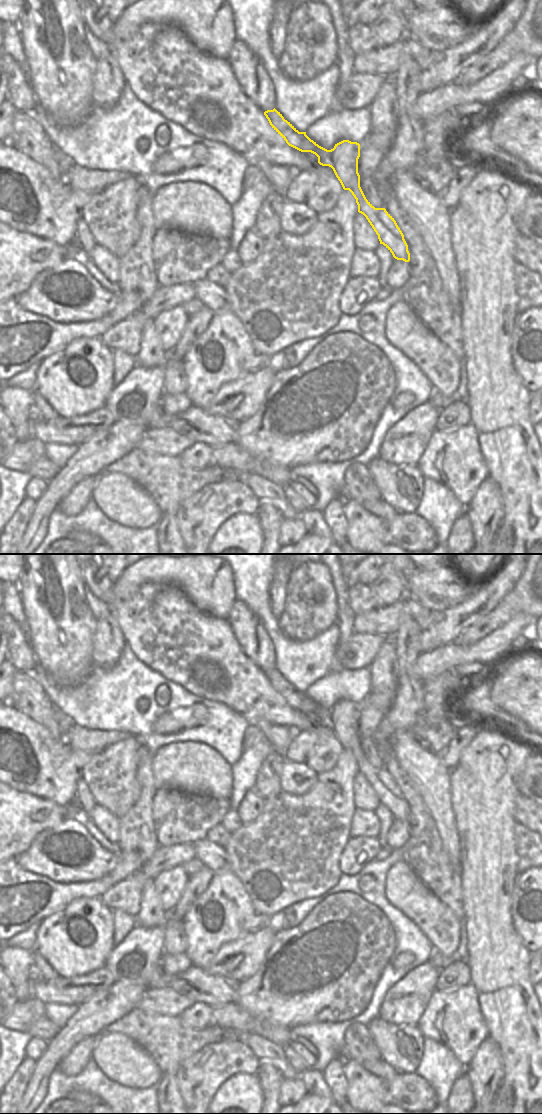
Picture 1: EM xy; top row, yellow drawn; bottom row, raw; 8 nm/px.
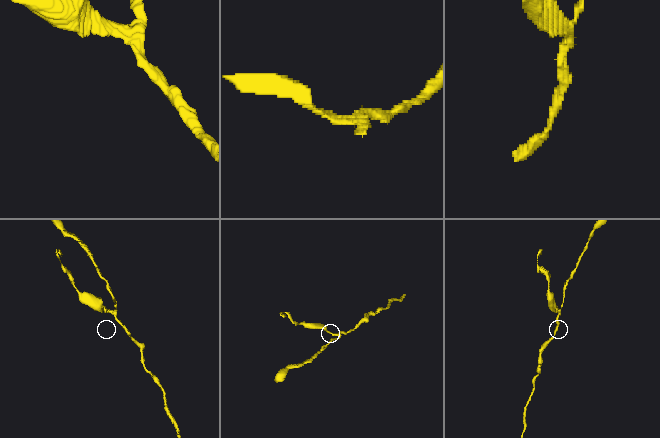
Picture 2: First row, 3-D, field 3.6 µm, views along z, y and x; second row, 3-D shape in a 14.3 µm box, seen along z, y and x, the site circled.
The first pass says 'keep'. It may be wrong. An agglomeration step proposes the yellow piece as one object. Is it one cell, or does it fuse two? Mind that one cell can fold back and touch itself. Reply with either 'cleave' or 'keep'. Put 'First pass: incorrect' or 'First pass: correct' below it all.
cleave
First pass: incorrect

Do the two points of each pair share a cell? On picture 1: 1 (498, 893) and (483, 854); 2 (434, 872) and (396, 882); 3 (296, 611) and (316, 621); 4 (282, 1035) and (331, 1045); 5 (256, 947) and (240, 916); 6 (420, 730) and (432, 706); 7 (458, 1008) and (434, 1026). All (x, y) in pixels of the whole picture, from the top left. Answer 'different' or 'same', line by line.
1: same
2: different
3: same
4: different
5: different
6: same
7: same

